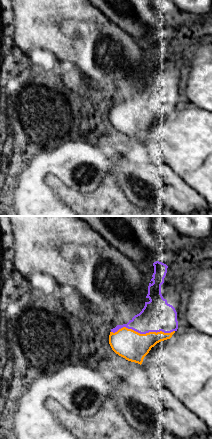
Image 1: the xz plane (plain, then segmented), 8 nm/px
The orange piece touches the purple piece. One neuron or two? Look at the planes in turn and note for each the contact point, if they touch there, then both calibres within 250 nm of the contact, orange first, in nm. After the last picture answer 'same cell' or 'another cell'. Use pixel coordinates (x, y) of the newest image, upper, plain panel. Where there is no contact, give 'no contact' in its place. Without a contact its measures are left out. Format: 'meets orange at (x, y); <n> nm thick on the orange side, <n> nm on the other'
meets orange at (142, 110); 240 nm thick on the orange side, 260 nm on the other

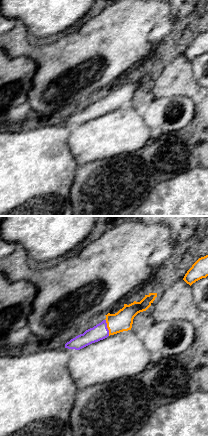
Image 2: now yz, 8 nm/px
meets orange at (107, 103); 160 nm thick on the orange side, 130 nm on the other

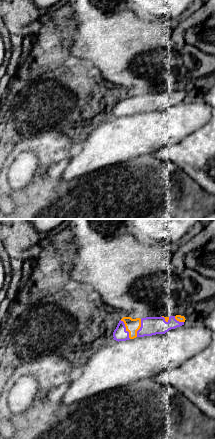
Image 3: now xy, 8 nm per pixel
meets orange at (126, 105); 110 nm thick on the orange side, 110 nm on the other

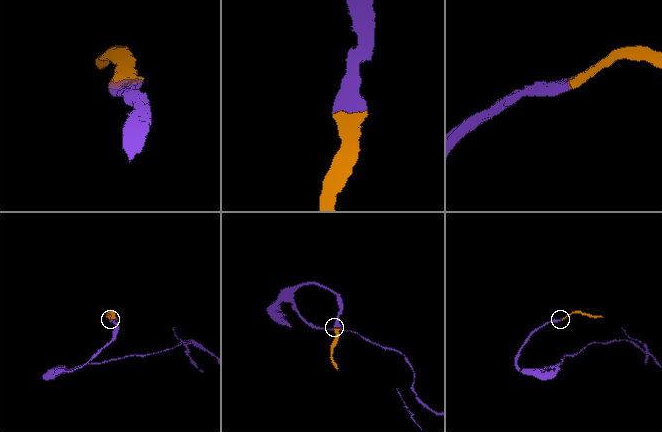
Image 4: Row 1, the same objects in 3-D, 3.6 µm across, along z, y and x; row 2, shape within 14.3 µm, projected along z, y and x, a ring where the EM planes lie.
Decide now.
same cell

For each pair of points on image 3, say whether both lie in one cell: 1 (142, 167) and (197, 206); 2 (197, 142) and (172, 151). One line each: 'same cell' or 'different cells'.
1: same cell
2: same cell

